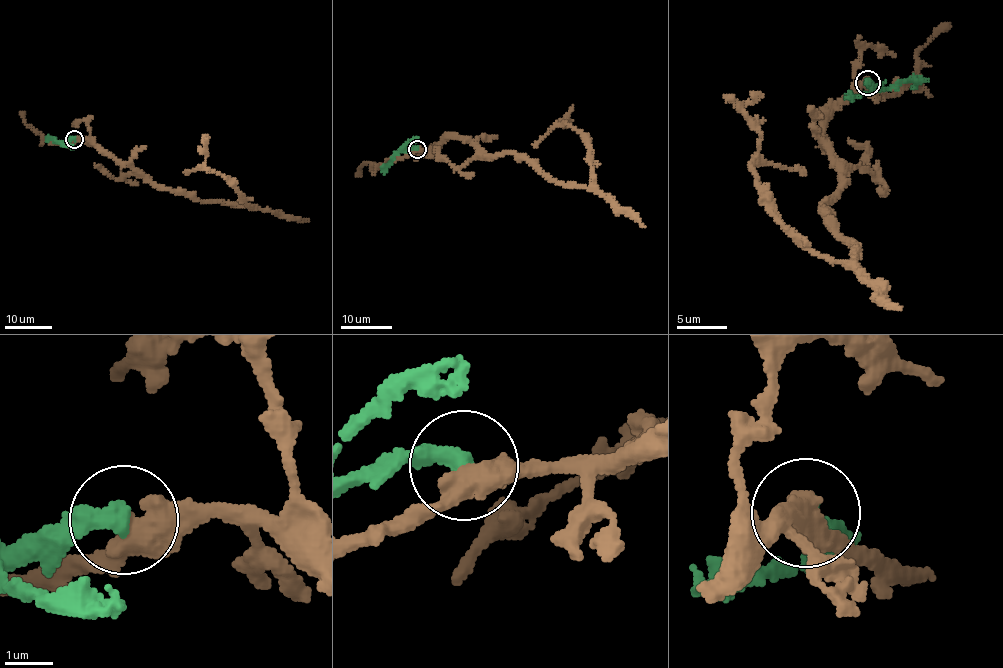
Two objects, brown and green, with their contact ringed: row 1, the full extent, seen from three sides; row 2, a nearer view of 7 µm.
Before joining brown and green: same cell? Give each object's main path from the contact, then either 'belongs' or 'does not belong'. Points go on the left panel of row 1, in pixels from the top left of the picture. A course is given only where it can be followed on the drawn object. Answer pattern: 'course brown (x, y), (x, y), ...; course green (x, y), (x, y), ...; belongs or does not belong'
course brown (74, 138), (92, 140), (167, 188), (182, 189), (199, 200), (250, 206), (223, 176), (205, 166), (204, 137); course green (74, 138), (56, 142), (48, 137); does not belong

